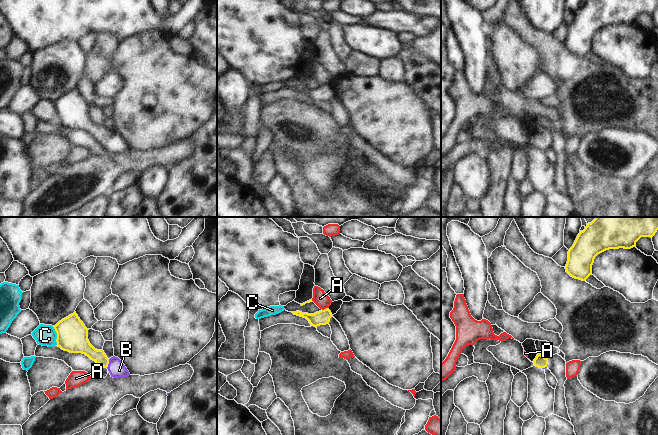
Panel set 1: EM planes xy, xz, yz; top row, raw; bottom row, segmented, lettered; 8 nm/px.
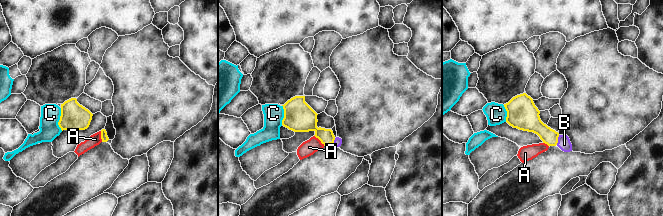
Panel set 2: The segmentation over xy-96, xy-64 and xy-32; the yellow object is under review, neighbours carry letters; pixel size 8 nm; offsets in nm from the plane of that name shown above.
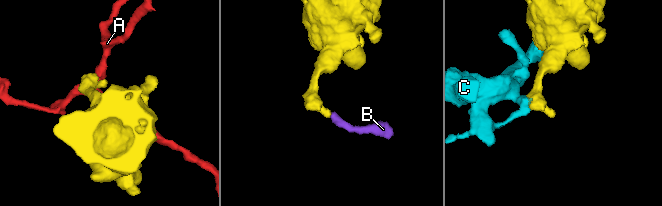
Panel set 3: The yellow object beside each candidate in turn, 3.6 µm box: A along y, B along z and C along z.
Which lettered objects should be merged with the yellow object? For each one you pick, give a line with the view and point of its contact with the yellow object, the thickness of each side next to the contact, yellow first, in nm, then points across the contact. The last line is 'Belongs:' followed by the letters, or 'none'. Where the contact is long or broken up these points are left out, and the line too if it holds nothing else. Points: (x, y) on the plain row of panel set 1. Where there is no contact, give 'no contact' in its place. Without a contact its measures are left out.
B: xy (108, 139) | 120/140 nm | across xy (83, 122), (108, 139), (116, 144)
Belongs: B

